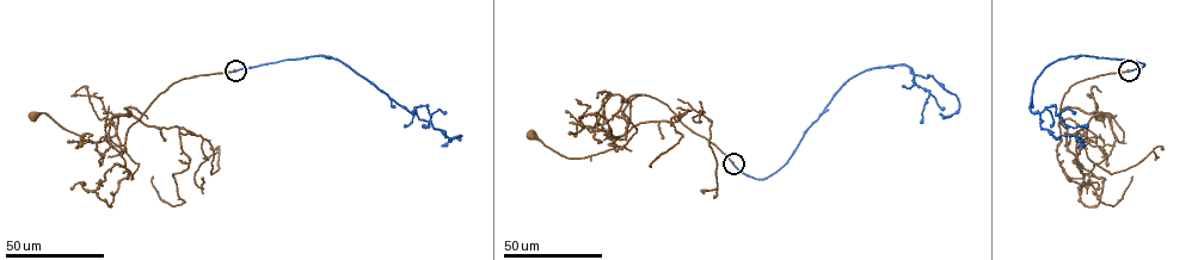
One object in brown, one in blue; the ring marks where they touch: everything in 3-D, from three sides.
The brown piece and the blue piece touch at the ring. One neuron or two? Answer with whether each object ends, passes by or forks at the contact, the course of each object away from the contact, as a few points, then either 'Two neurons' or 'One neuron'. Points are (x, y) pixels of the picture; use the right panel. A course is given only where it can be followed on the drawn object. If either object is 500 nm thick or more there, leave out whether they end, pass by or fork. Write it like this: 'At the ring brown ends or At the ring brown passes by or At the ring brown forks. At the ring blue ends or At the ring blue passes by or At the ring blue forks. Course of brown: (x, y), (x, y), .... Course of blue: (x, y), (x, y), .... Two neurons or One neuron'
At the ring brown passes by. At the ring blue ends. Course of brown: (1129, 70), (1075, 84), (1063, 98), (1060, 113), (1075, 107), (1109, 115), (1123, 141), (1112, 117), (1099, 115). Course of blue: (1129, 70), (1144, 63), (1070, 56), (1036, 80), (1030, 110), (1040, 127), (1055, 137), (1080, 137), (1079, 147). One neuron

